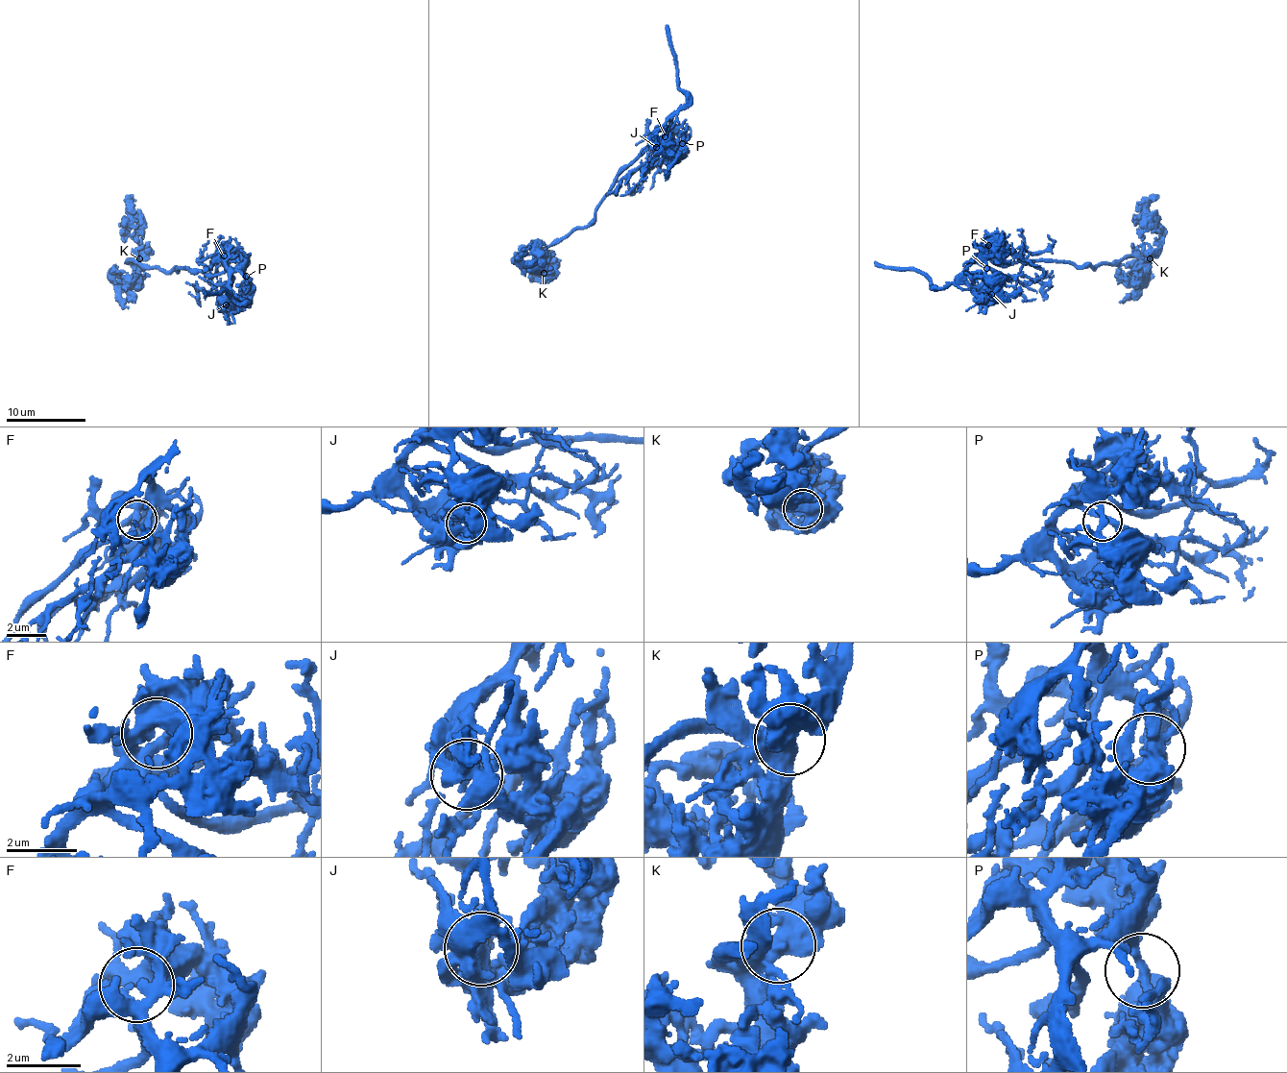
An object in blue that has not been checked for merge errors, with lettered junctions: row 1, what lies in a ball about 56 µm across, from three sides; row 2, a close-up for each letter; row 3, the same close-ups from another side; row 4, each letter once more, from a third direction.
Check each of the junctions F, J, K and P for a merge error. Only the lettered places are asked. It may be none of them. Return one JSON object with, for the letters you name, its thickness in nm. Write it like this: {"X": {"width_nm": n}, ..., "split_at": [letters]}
{"split_at": []}

